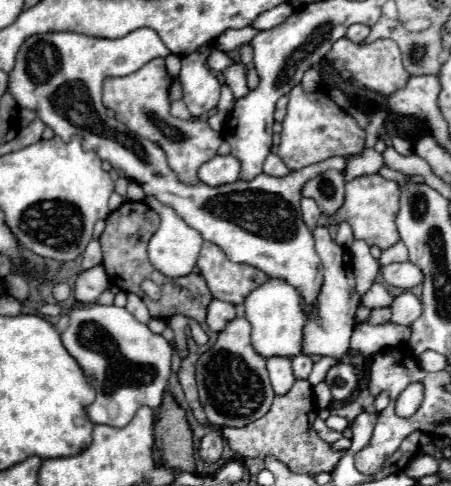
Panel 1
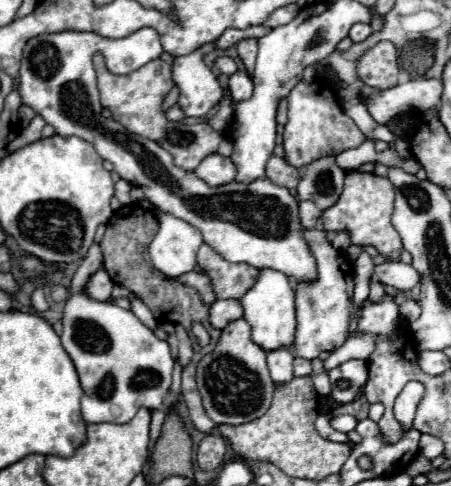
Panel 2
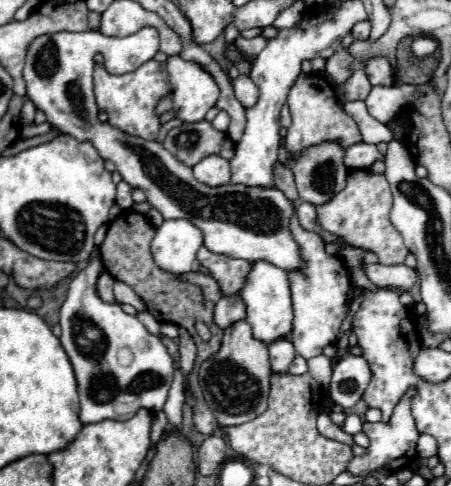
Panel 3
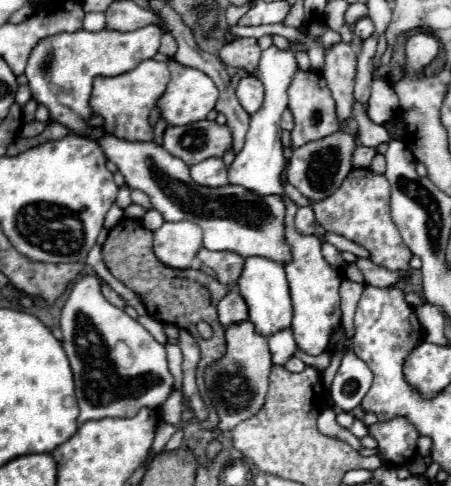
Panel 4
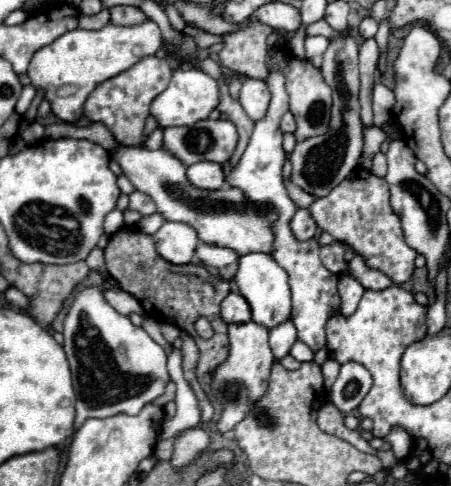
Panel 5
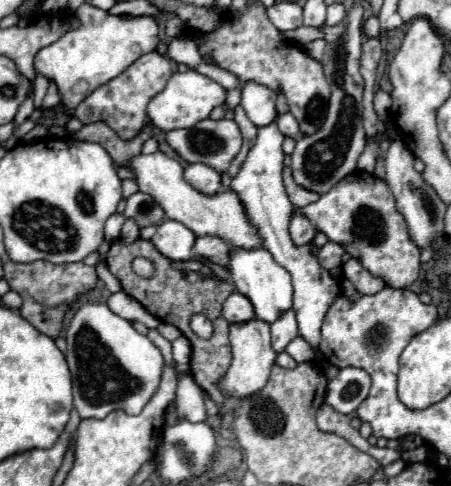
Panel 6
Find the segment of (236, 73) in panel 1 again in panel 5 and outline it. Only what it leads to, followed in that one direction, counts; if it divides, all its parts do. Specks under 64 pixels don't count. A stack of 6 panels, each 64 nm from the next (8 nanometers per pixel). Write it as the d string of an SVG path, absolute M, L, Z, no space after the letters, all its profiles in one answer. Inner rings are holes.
M244 78L238 100L252 120L260 120L268 110L268 86L256 78Z

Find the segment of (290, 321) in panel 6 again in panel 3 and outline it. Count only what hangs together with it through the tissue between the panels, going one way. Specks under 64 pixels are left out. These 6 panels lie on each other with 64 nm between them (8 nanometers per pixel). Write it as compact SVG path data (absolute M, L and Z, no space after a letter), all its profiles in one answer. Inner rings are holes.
M282 338L282 340L276 340L268 346L270 350L270 366L272 366L272 372L274 374L288 374L288 368L296 356L294 352L294 346L288 338Z

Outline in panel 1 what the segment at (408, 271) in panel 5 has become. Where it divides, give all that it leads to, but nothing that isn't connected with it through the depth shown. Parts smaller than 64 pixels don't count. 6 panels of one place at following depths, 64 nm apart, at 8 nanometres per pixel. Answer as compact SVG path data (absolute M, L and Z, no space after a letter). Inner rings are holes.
M370 174L370 176L354 178L352 182L346 182L344 206L330 220L332 220L332 224L348 220L354 230L354 238L364 240L368 246L378 246L378 248L386 250L388 246L392 246L400 240L398 230L396 230L398 210L400 210L400 186L394 180L382 178L380 174Z

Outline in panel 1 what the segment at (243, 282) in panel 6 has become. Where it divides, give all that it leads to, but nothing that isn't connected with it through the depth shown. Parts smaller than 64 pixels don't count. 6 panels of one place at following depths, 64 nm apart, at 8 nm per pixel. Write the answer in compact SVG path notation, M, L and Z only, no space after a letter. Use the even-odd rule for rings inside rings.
M268 278L260 288L256 288L244 302L244 316L252 324L252 348L262 358L294 358L302 354L302 330L306 324L306 314L302 310L300 294L292 286L284 284L284 280Z

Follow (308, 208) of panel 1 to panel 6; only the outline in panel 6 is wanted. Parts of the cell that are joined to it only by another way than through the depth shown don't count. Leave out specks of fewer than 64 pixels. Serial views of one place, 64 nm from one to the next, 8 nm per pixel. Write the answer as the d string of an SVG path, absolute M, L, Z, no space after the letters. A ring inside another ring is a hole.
M296 212L292 216L292 222L290 222L290 236L294 240L294 244L302 246L302 244L308 244L314 240L314 234L316 234L316 228L314 224L300 212Z

